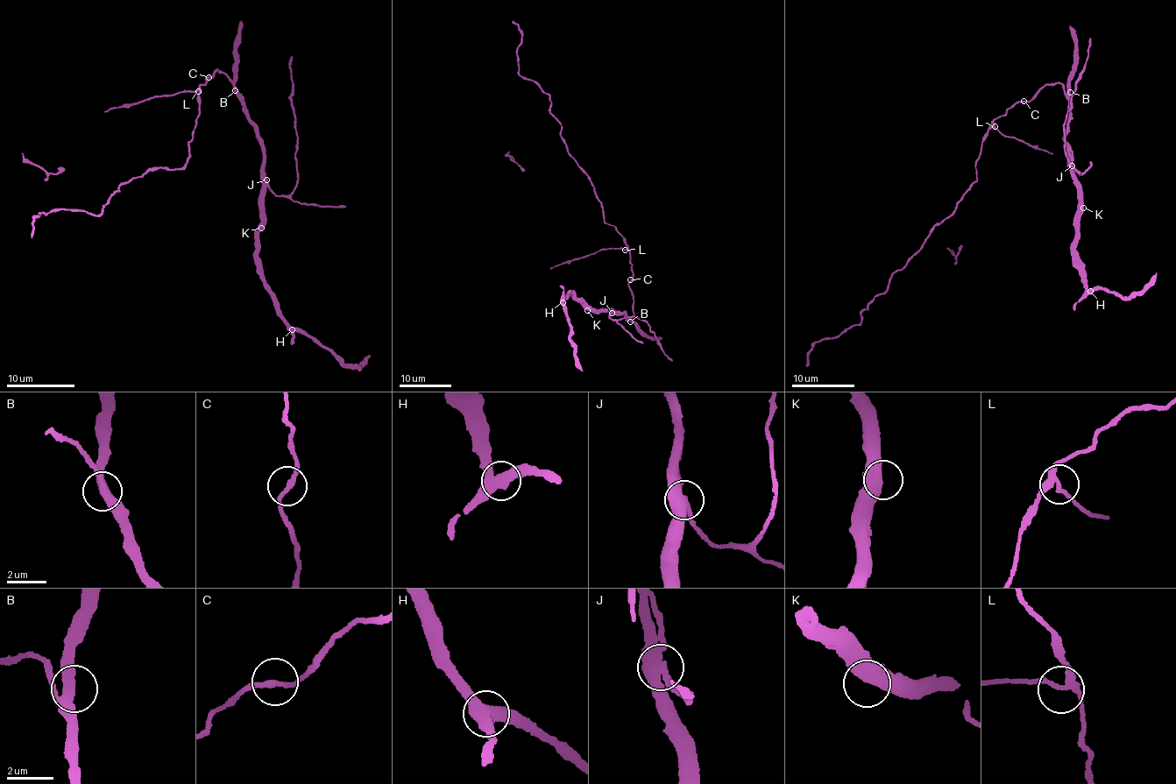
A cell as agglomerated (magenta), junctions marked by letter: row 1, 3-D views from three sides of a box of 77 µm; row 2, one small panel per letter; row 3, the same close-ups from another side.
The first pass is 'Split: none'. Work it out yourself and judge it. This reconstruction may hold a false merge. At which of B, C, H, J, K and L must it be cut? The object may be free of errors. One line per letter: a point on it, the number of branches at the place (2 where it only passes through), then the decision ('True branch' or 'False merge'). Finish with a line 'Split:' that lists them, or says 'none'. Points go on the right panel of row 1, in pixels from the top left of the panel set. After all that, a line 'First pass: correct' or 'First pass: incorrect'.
B: Place: (1070, 92). Branches: 3. True branch
C: Place: (1023, 101). Branches: 2. True branch
H: Place: (1090, 291). Branches: 3. True branch
J: Place: (1072, 165). Branches: 3. True branch
K: Place: (1083, 208). Branches: 2. True branch
L: Place: (995, 126). Branches: 3. True branch
Split: none
First pass: correct

